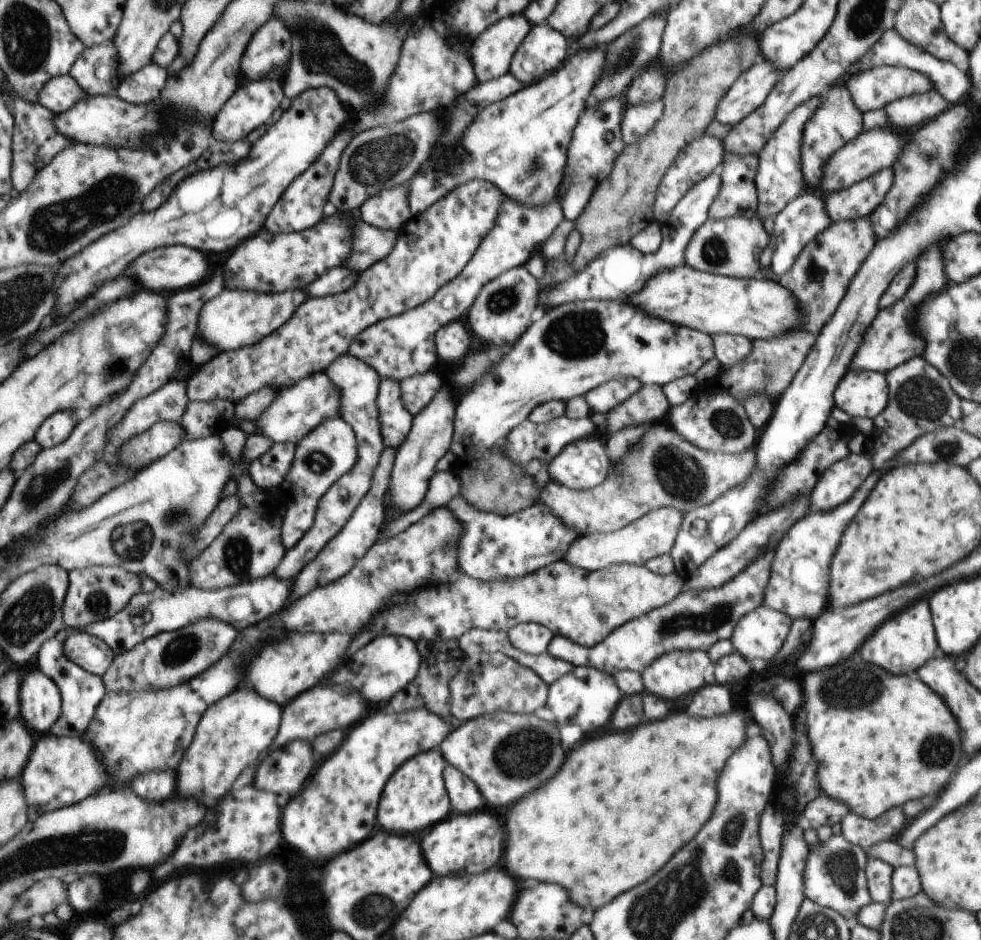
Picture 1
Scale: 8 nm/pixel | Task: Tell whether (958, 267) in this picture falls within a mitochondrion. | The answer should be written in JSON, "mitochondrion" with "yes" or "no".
{"mitochondrion":"no"}

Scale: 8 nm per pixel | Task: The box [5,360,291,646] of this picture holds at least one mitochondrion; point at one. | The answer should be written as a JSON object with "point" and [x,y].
{"point":[131,540]}

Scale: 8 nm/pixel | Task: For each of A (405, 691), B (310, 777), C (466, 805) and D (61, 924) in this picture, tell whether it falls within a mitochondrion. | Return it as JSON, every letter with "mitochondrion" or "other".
{"A":"other","B":"other","C":"other","D":"other"}

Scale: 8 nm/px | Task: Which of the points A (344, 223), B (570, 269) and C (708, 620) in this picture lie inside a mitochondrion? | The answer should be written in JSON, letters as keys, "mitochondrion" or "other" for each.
{"A":"mitochondrion","B":"other","C":"mitochondrion"}

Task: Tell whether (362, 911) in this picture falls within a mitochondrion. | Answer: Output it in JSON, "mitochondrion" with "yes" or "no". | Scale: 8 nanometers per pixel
{"mitochondrion":"yes"}

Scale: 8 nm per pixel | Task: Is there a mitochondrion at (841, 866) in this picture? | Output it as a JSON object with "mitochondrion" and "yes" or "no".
{"mitochondrion":"yes"}

